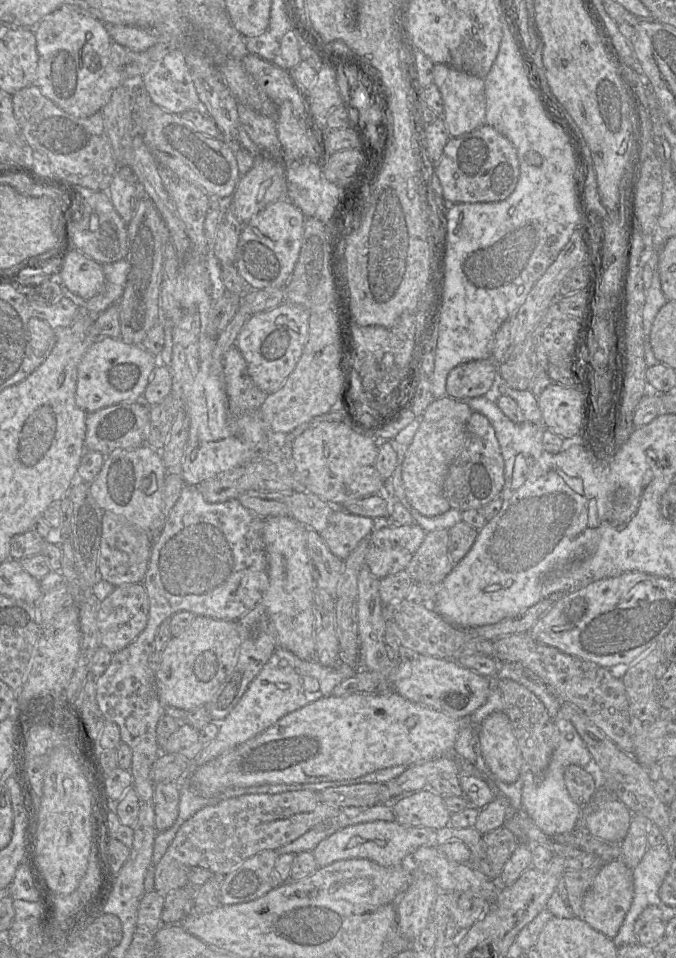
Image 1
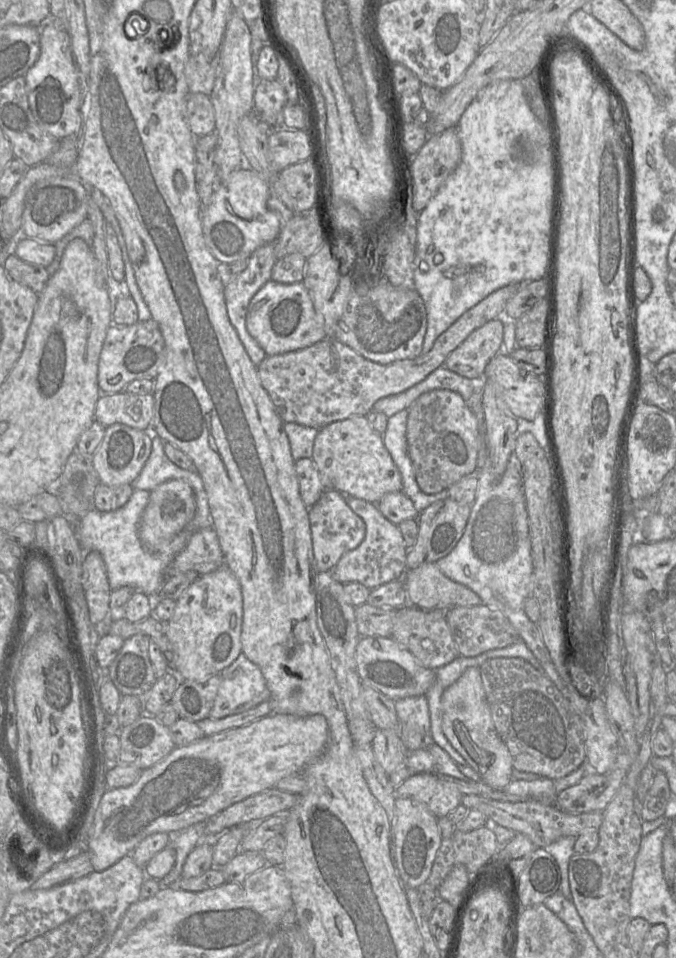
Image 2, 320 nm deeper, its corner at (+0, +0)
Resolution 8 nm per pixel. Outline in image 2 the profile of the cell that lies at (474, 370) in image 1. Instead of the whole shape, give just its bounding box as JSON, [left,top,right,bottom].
[444,317,502,381]

